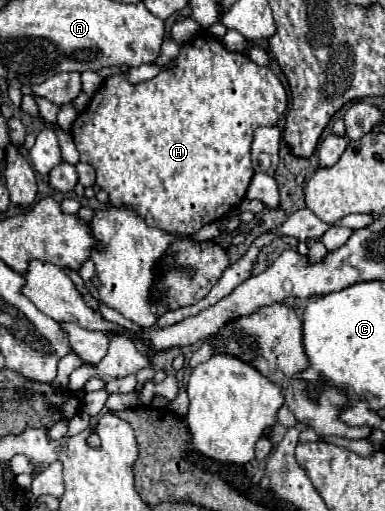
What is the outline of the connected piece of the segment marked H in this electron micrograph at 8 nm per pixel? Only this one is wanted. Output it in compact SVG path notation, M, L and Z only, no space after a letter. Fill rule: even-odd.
M202 30L192 42L184 44L184 48L180 50L180 54L176 58L176 66L172 70L160 72L156 78L140 82L140 84L130 84L120 74L114 74L114 76L106 78L104 84L100 86L100 90L94 94L90 106L72 124L72 138L74 138L76 148L80 152L80 162L86 162L86 164L94 166L96 184L110 194L110 204L114 204L114 206L130 204L146 220L148 226L160 228L160 230L170 232L170 234L190 236L190 234L198 232L202 226L222 220L226 214L230 214L232 210L236 210L240 206L240 202L244 200L246 190L250 186L250 180L254 176L254 168L252 168L252 160L250 160L252 132L258 126L274 126L278 122L278 116L286 110L286 104L288 104L286 90L284 90L282 82L272 74L270 68L260 66L260 64L252 62L250 58L244 58L240 52L228 52L220 44L220 40L216 40L206 30Z

